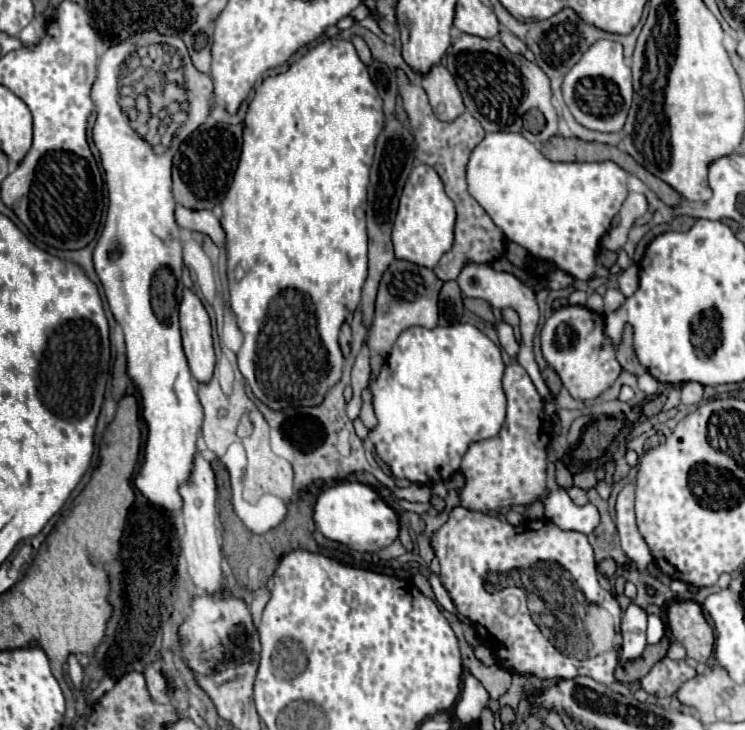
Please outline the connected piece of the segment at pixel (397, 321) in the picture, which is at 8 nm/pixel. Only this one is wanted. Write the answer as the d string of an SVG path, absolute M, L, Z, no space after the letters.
M399 259L393 261L389 269L383 273L383 279L379 285L375 321L367 337L369 349L385 359L391 353L393 343L401 331L413 325L433 329L437 325L437 295L439 295L441 285L443 281L427 267L419 267L409 261L399 261Z

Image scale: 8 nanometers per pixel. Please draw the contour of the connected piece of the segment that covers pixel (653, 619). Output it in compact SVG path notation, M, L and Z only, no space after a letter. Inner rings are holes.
M649 615L647 623L647 643L659 643L665 637L665 623L659 615Z

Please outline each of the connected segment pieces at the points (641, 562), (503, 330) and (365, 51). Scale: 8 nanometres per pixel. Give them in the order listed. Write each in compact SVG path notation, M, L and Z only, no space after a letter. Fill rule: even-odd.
M629 483L623 487L623 491L617 497L615 513L617 513L617 531L621 539L621 549L629 557L629 561L635 563L639 571L645 571L645 563L651 563L651 553L643 537L639 535L637 523L635 523L635 487Z
M499 321L497 333L499 333L499 343L501 343L501 347L503 347L511 357L515 357L517 351L519 351L519 343L517 343L515 337L513 337L513 327L511 327L509 323L505 323L505 321Z
M351 37L351 41L353 41L355 49L357 49L357 55L359 55L359 59L361 59L365 65L369 65L369 63L371 63L371 51L369 51L367 43L365 43L361 37Z

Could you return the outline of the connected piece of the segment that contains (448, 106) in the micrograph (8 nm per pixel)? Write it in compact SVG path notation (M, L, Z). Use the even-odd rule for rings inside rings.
M435 65L427 75L423 75L421 85L429 95L429 103L437 119L455 121L465 111L455 79L443 65Z

